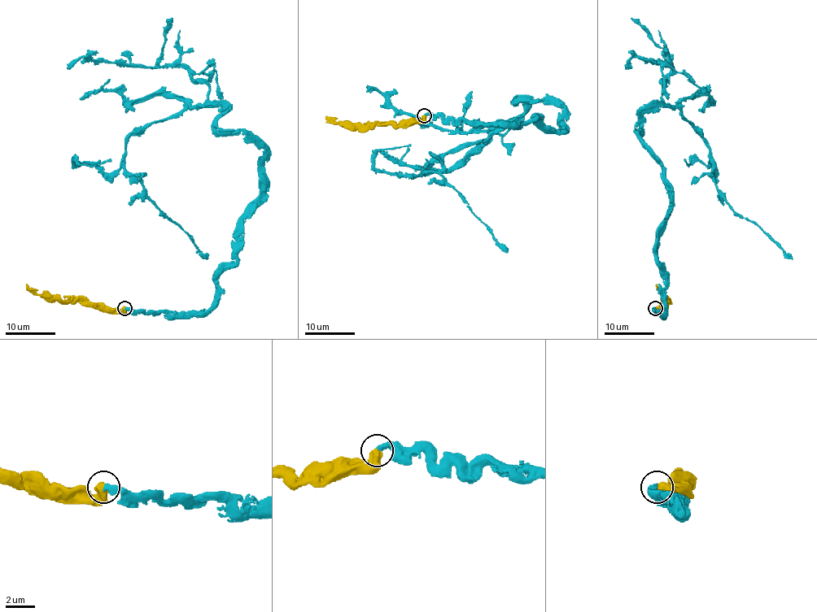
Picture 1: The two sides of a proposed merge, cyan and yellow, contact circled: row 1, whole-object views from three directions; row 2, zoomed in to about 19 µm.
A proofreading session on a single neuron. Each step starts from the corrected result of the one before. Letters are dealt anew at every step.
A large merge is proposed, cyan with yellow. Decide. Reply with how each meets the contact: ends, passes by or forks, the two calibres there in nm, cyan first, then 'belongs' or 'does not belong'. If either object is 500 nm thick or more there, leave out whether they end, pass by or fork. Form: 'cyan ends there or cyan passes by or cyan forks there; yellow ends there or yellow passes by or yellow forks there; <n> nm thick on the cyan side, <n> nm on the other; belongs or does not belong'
400 nm thick on the cyan side, 750 nm on the other; belongs

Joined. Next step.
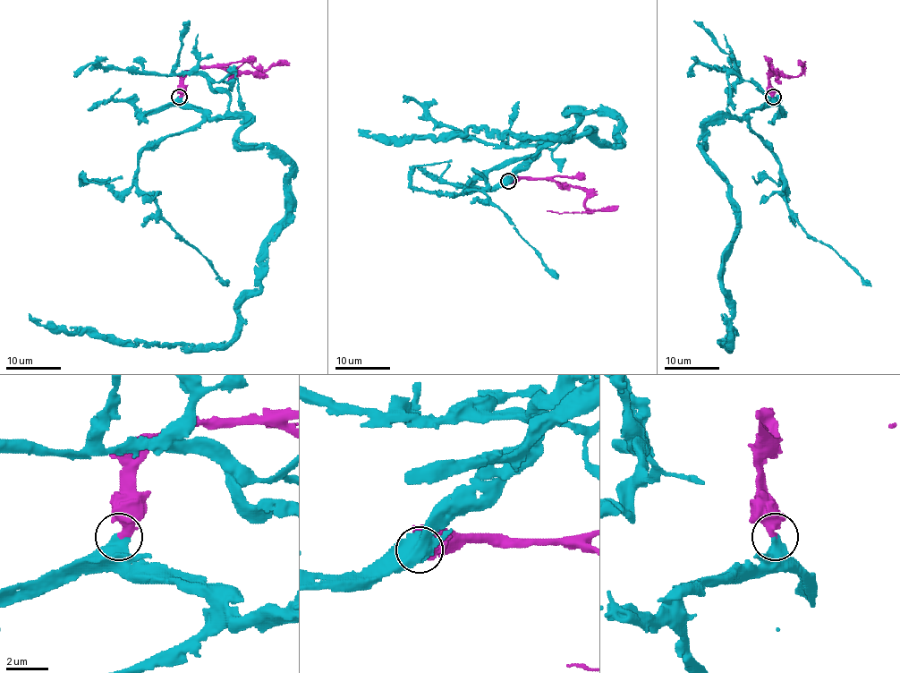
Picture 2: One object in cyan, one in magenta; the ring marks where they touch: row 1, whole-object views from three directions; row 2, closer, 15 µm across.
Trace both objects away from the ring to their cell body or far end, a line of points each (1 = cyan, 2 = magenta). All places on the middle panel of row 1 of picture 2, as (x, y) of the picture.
1: (508, 180), (571, 131), (568, 106), (620, 120), (613, 143), (586, 130), (358, 128)
2: (508, 180), (511, 177), (552, 179), (579, 185), (586, 192), (584, 205), (587, 210), (576, 213), (547, 210)

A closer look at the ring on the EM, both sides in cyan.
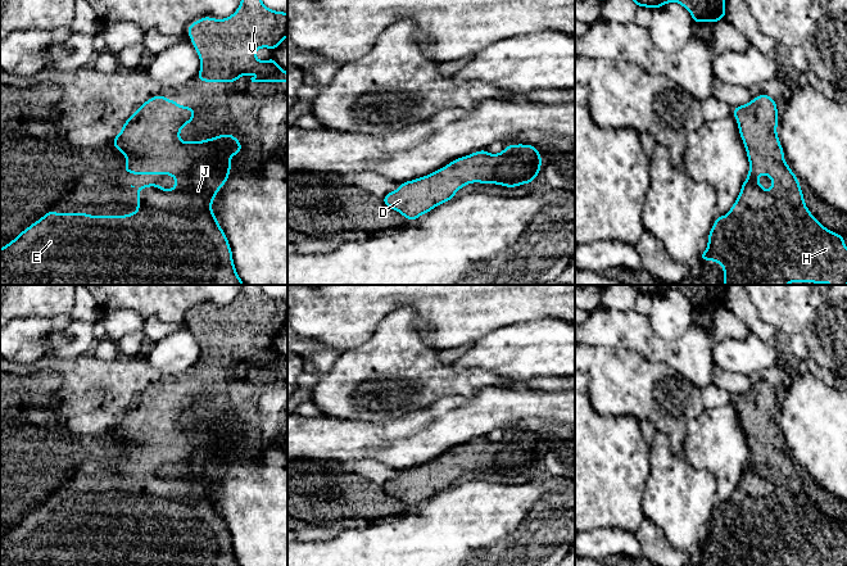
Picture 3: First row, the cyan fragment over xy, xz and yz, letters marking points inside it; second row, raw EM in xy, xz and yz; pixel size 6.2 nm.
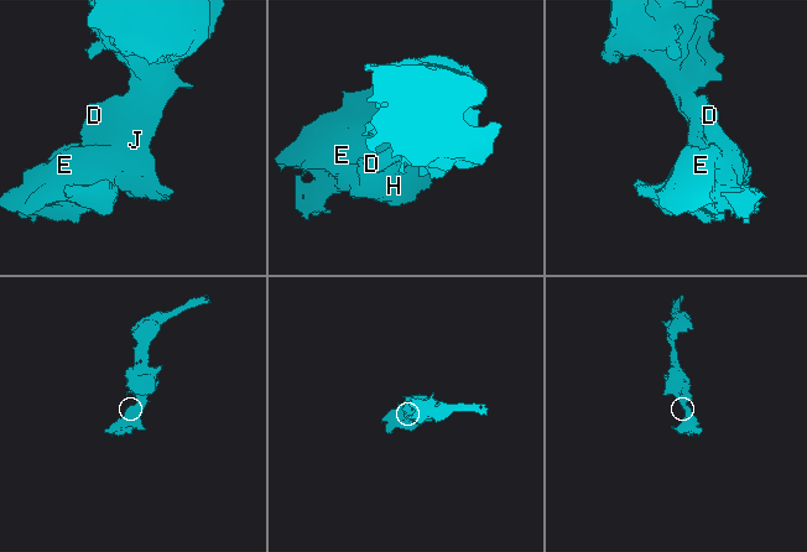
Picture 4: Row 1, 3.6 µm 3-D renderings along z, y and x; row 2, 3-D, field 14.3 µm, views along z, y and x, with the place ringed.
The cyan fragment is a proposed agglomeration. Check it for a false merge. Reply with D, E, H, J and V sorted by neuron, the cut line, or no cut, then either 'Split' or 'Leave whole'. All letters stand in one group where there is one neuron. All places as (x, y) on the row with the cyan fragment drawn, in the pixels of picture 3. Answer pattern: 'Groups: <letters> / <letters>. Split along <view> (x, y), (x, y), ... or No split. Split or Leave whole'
Groups: D E H J V. No split. Leave whole

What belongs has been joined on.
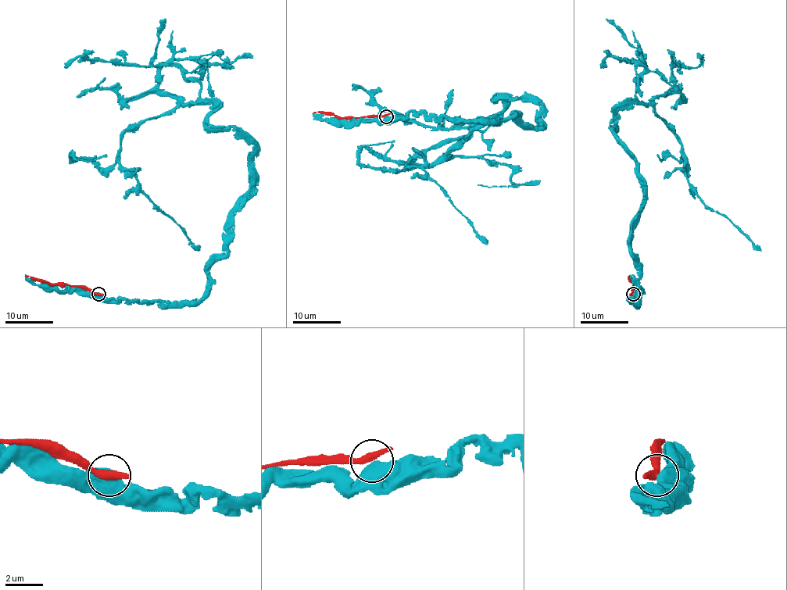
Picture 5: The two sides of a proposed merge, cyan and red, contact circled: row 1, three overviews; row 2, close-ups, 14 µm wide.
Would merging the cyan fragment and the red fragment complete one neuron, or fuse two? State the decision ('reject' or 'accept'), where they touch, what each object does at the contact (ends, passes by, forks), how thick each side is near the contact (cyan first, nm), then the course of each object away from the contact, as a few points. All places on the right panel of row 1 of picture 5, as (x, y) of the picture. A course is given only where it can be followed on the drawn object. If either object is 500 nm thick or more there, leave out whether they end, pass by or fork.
reject; at (633, 294); 850 nm thick on the cyan side, 500 nm on the other; cyan runs (633, 294), (642, 180), (610, 123), (634, 105), (674, 132), (690, 187), (760, 251); red runs (633, 294), (634, 285), (629, 275)

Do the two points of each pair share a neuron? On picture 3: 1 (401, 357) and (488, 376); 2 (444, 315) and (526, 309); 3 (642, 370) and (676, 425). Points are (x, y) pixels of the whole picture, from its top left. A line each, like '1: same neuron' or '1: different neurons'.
1: same neuron
2: same neuron
3: same neuron

